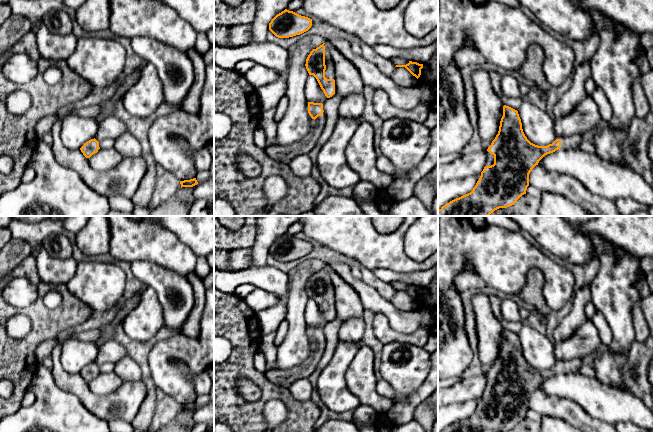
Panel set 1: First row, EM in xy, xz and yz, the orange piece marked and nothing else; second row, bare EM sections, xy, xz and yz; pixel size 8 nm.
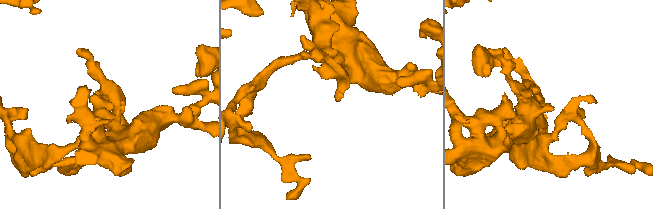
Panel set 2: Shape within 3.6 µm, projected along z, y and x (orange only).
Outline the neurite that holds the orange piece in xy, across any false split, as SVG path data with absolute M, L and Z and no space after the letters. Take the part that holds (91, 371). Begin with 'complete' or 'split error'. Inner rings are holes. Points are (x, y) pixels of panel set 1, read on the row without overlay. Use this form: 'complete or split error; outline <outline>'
complete; outline M94 362L87 365L81 372L81 376L86 382L90 382L93 378L97 377L99 371L99 366Z

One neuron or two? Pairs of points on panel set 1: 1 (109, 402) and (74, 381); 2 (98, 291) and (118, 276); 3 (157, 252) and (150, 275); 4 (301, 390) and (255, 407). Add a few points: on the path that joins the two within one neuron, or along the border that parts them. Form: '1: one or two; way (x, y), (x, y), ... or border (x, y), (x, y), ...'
1: one; way (100, 402), (94, 402), (82, 390)
2: one; way (103, 286), (113, 278)
3: two; border (130, 262), (150, 260), (176, 271)
4: two; border (287, 388), (294, 397), (300, 400), (309, 400)

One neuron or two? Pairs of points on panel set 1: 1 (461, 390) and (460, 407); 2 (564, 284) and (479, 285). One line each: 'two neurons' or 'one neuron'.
1: two neurons
2: two neurons

